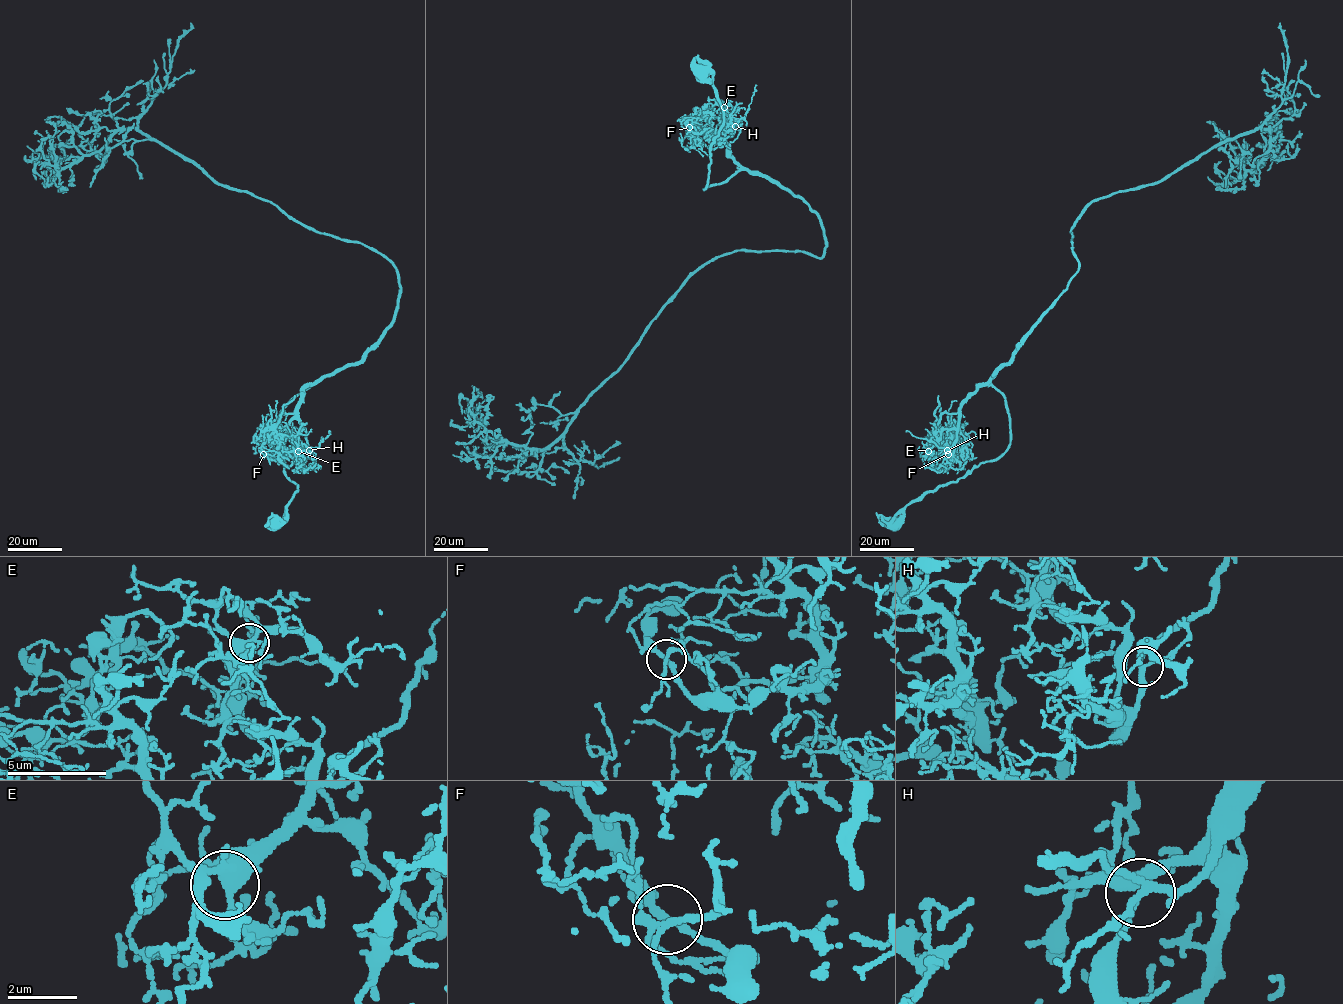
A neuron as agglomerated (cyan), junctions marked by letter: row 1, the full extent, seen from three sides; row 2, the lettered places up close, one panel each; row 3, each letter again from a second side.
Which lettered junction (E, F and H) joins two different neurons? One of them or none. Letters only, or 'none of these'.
F

